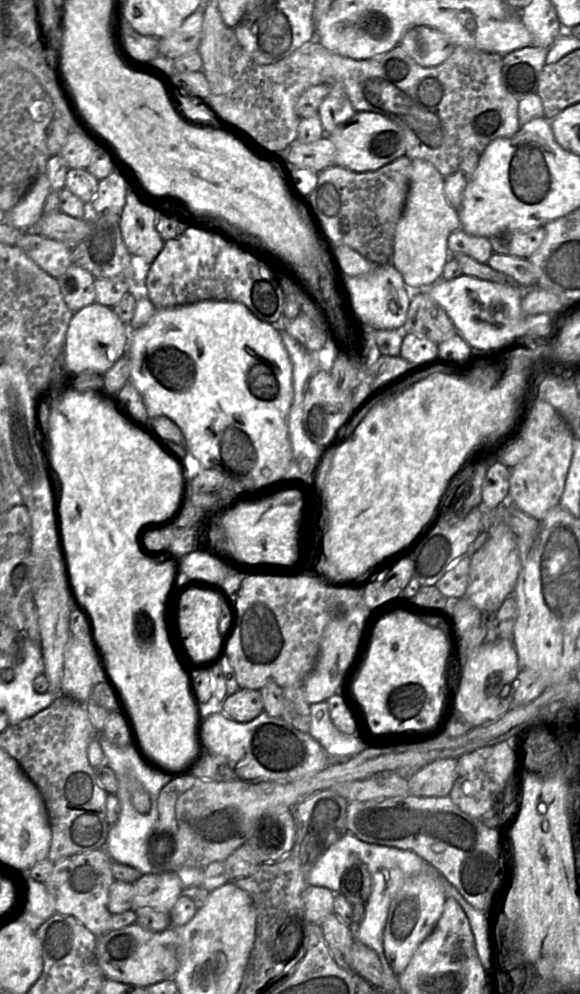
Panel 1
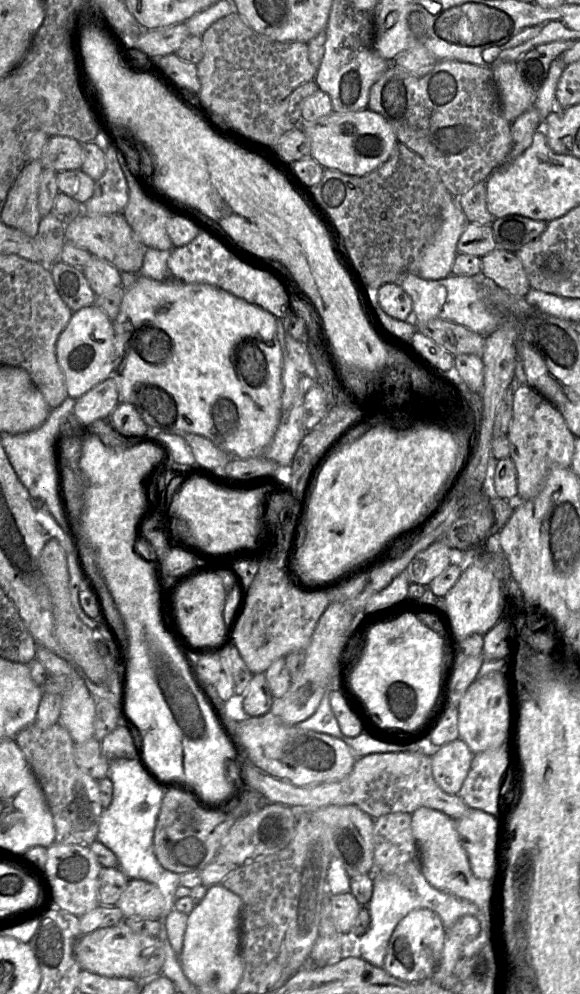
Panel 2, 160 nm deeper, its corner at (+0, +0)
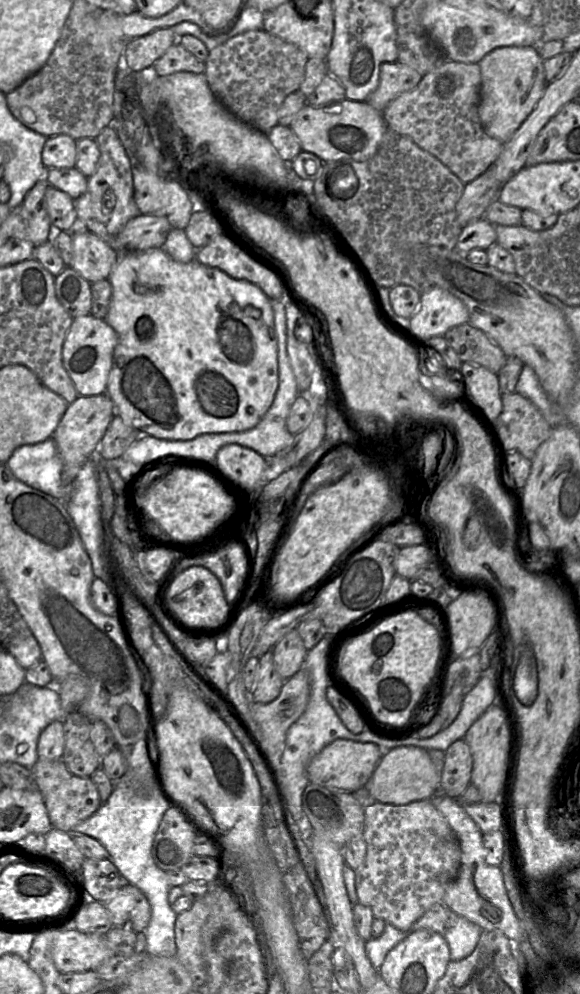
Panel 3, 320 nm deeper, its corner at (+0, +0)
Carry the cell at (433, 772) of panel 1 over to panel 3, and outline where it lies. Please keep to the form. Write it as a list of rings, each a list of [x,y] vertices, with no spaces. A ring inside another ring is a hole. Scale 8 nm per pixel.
[[[463,740],[452,743],[445,751],[441,791],[451,798],[460,798],[471,783],[473,761],[470,748]]]

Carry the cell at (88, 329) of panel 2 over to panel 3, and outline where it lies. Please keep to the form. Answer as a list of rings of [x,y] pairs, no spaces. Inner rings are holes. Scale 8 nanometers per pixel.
[[[92,314],[73,318],[63,343],[62,362],[79,396],[99,395],[107,390],[117,343],[117,333],[104,319],[96,318]]]

